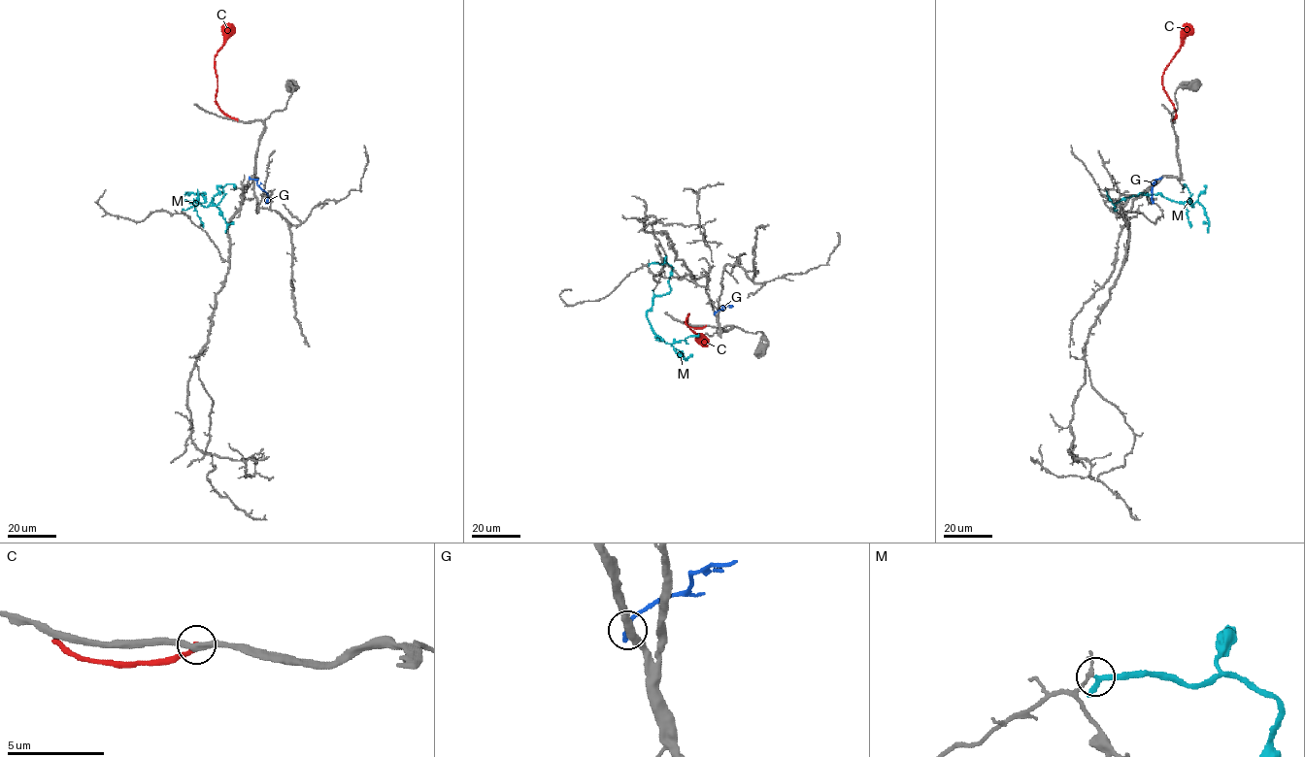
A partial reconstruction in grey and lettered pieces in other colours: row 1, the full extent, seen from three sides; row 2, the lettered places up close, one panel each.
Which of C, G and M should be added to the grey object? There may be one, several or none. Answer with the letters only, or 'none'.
none

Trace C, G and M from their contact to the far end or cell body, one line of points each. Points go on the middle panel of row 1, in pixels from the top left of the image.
C: (705, 326), (691, 328), (685, 319), (689, 314), (687, 324), (702, 344), (705, 343)
G: (714, 313), (724, 306), (732, 306), (729, 308)
M: (650, 263), (672, 266), (669, 292), (654, 296), (647, 312), (653, 334), (666, 344), (699, 334)

